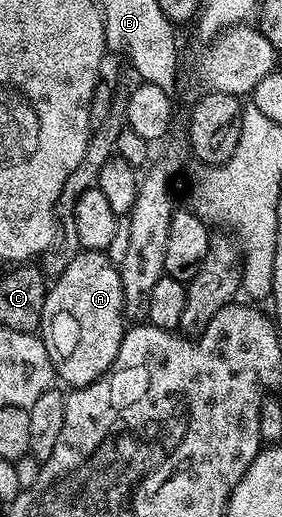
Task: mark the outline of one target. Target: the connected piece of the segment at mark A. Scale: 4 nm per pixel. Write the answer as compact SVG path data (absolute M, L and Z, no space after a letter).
M82 249L71 260L67 270L55 278L45 296L39 337L41 343L47 348L47 356L53 365L54 375L60 381L62 378L69 388L89 386L109 373L113 361L117 359L121 338L127 329L121 271L114 263L113 266L109 263L109 256L108 253L99 250Z

